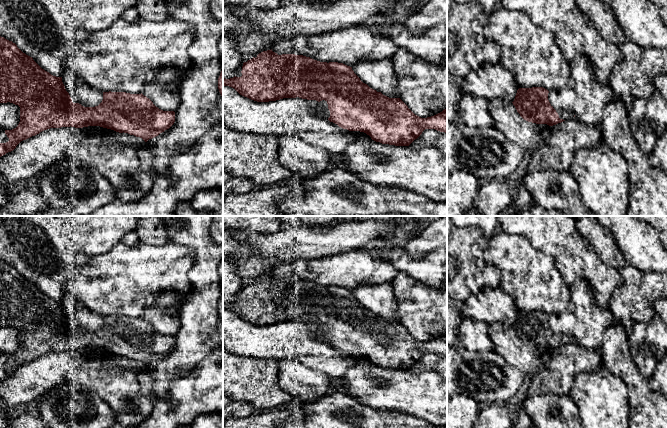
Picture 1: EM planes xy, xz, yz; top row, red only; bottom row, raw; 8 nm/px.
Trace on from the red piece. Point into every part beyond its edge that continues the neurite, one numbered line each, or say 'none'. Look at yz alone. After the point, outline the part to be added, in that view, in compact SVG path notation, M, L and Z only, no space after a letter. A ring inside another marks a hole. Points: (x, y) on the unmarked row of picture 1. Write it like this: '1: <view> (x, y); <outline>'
1: yz (566, 339); M555 333L560 343L565 345L575 343L574 337L571 334Z

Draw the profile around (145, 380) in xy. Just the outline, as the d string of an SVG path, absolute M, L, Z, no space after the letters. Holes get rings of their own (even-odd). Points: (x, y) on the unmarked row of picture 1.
M147 366L136 371L136 377L139 383L139 390L142 395L151 396L154 379Z

